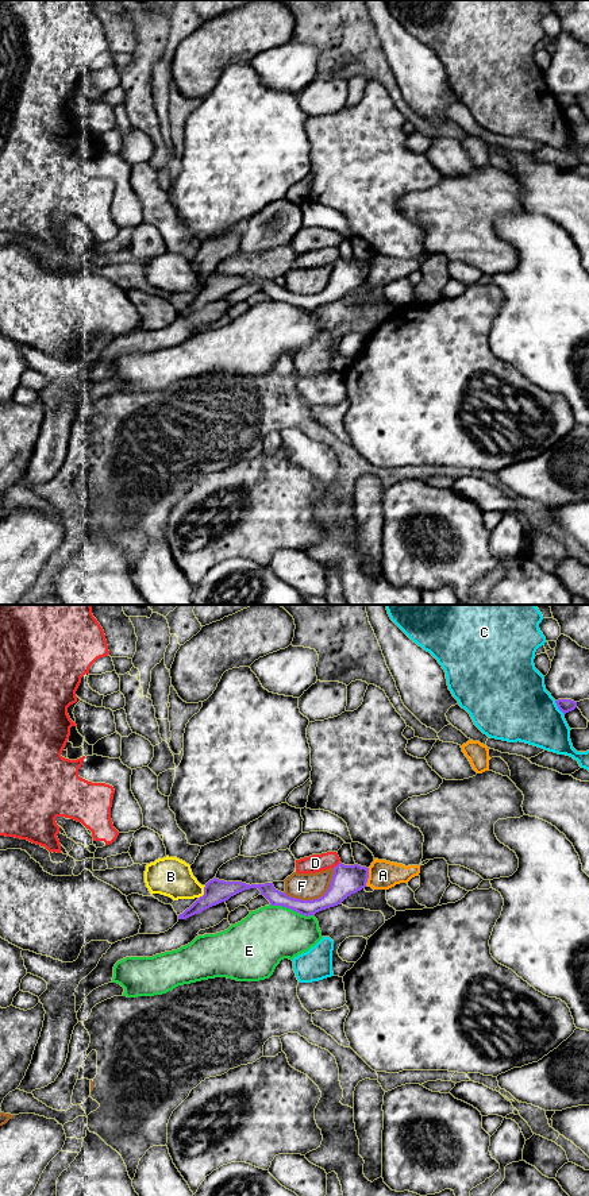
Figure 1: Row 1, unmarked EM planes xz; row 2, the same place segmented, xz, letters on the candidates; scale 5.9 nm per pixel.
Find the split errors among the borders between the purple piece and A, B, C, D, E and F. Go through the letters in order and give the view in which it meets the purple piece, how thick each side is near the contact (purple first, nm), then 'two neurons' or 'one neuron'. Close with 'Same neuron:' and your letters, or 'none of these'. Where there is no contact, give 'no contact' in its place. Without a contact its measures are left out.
A: meets purple in xz; 180 nm thick on the purple side, 180 nm on the other; two neurons
B: meets purple in xz; 140 nm thick on the purple side, 240 nm on the other; two neurons
C: meets purple in xz; 80 nm thick on the purple side, 400 nm on the other; two neurons
D: meets purple in xz; 180 nm thick on the purple side, 110 nm on the other; two neurons
E: meets purple in xz; 100 nm thick on the purple side, 340 nm on the other; two neurons
F: meets purple in xz; 180 nm thick on the purple side, 160 nm on the other; two neurons
Same neuron: none of these

